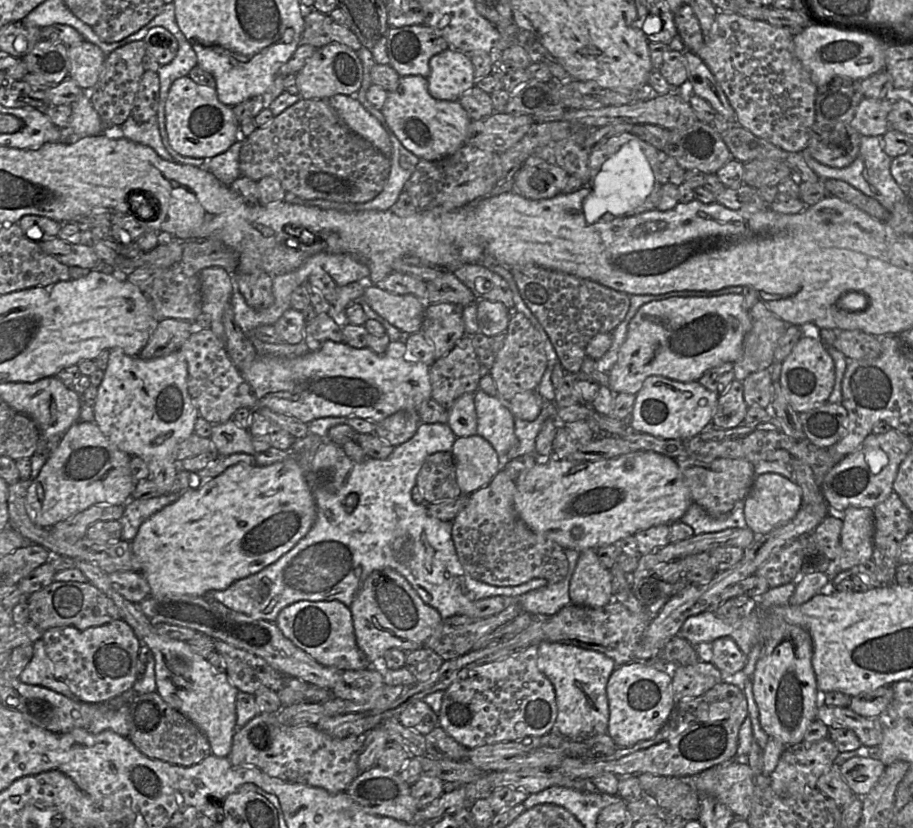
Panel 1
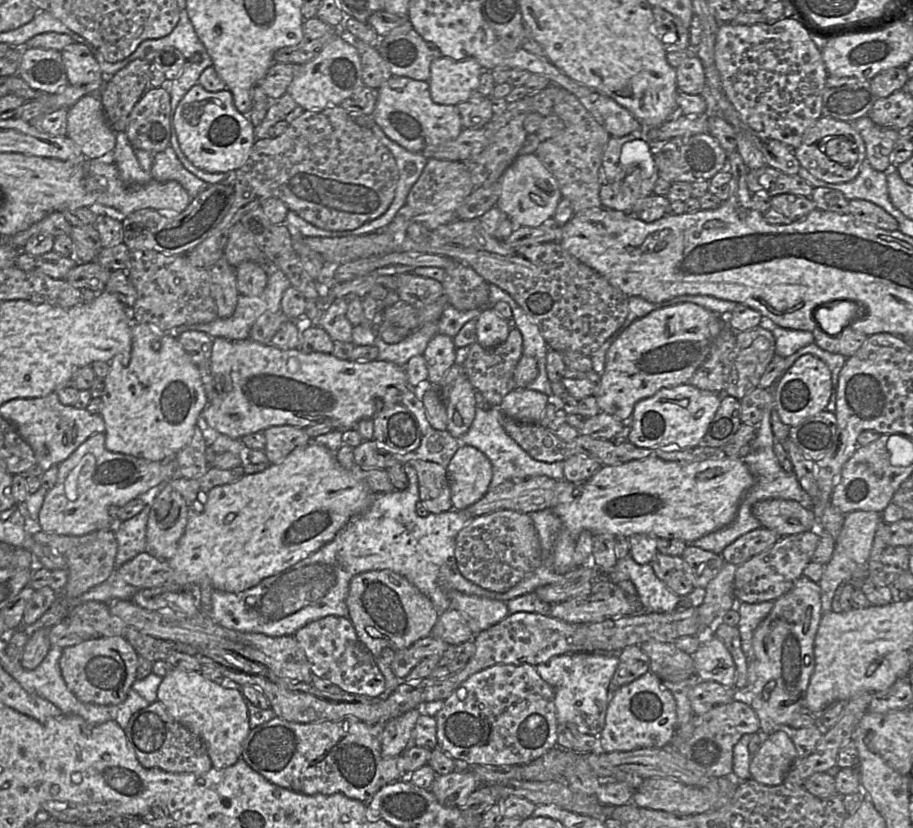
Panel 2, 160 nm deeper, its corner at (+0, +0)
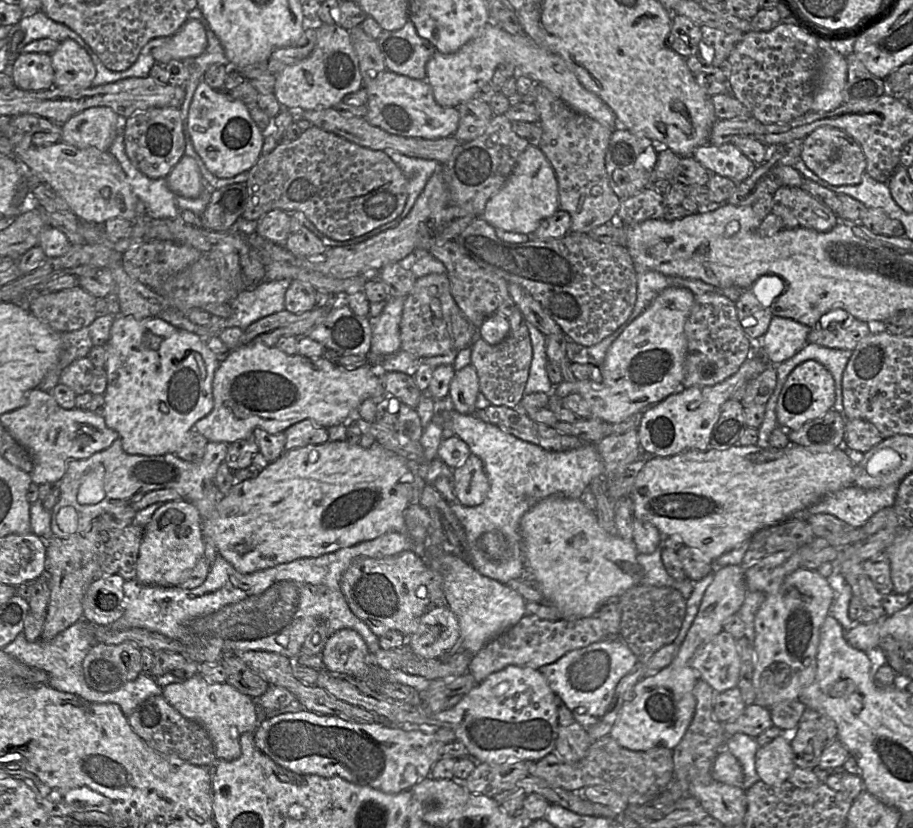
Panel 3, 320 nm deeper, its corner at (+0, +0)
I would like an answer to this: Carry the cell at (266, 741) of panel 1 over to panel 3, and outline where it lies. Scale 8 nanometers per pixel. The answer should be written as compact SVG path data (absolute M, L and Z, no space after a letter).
M308 710L284 713L262 721L254 731L257 748L278 766L302 775L340 777L387 794L411 789L430 777L441 749L433 730L391 724L359 723Z

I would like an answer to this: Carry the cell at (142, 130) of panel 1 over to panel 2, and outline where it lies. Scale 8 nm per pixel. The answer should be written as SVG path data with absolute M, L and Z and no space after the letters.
M170 145L153 155L151 174L152 178L159 182L178 182L191 199L209 186L182 165Z

